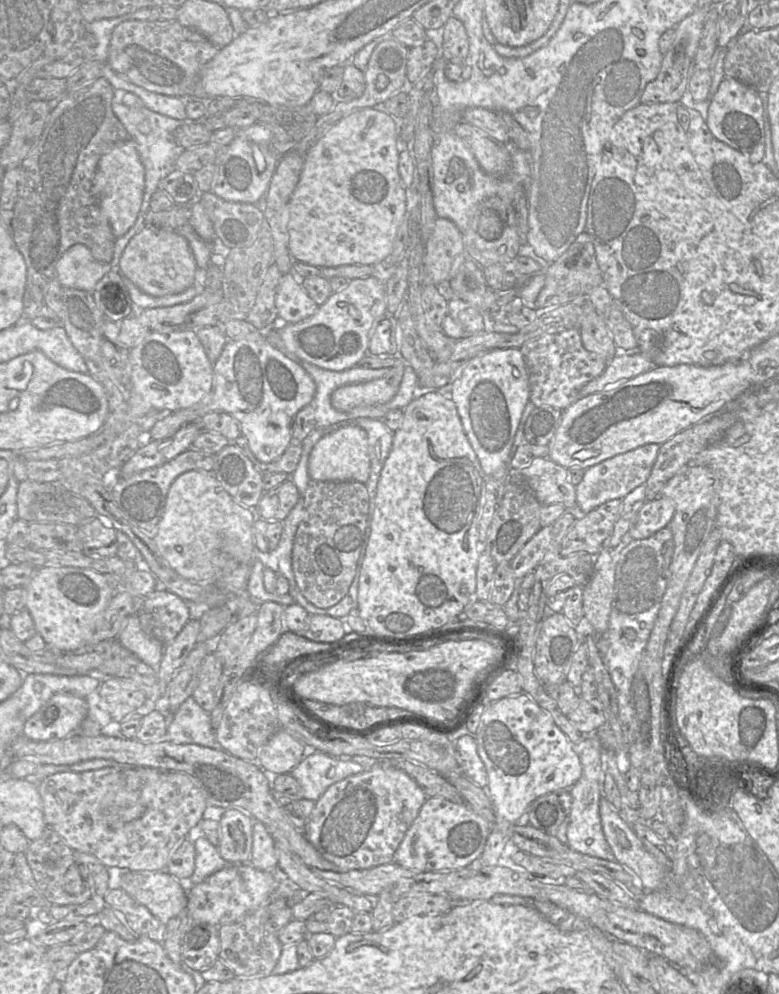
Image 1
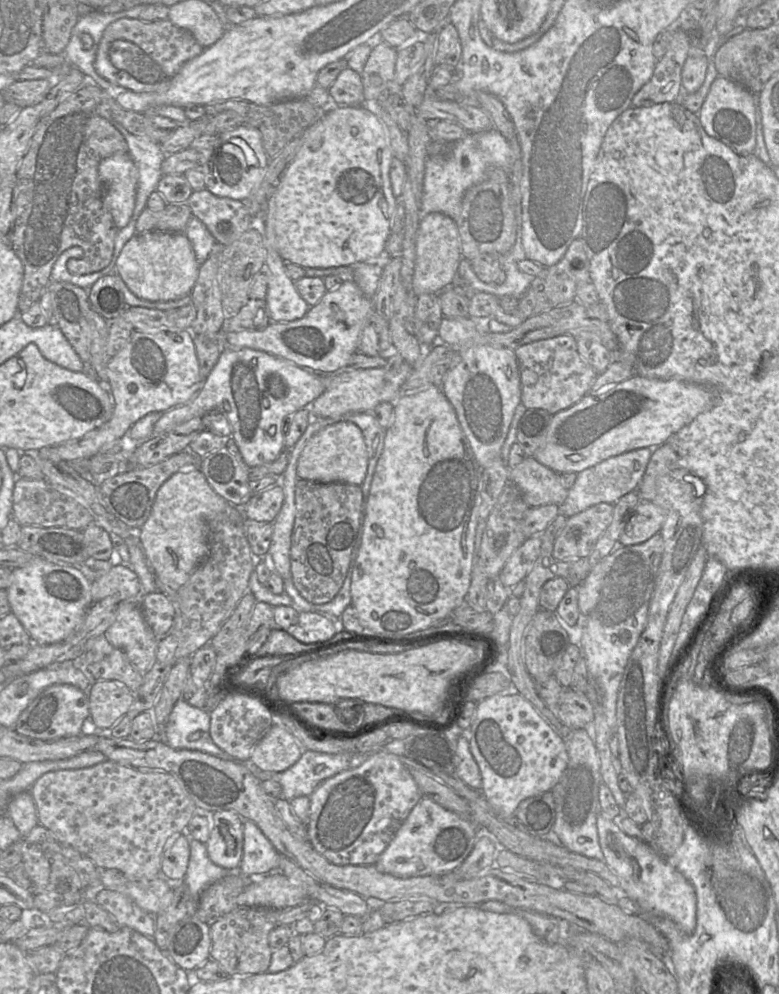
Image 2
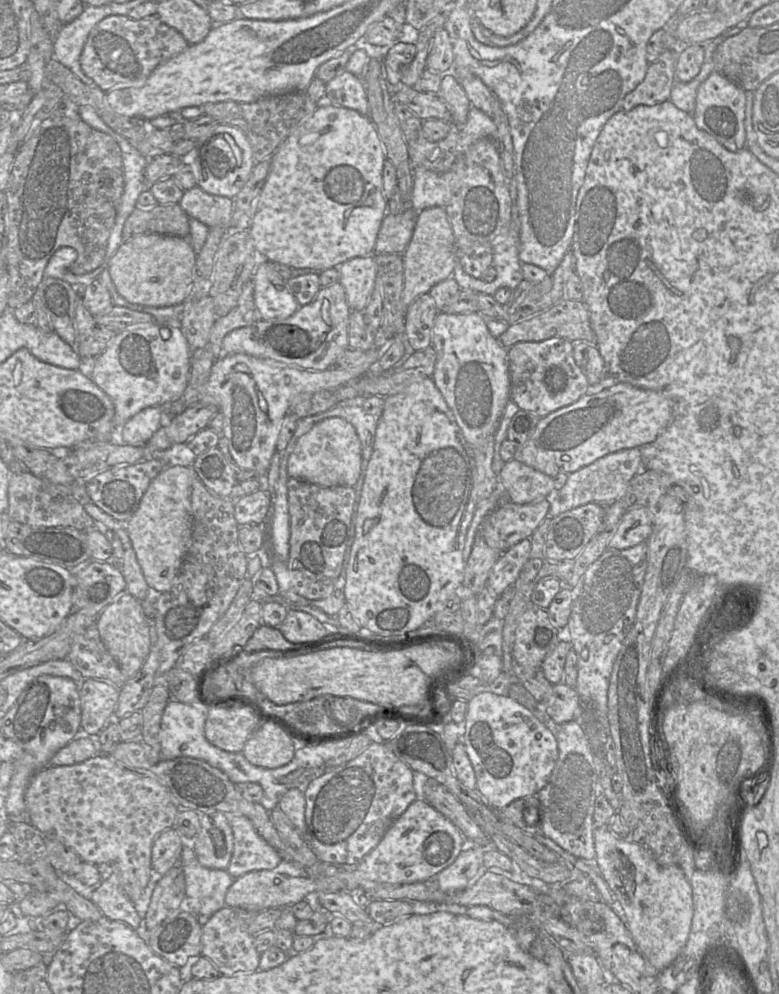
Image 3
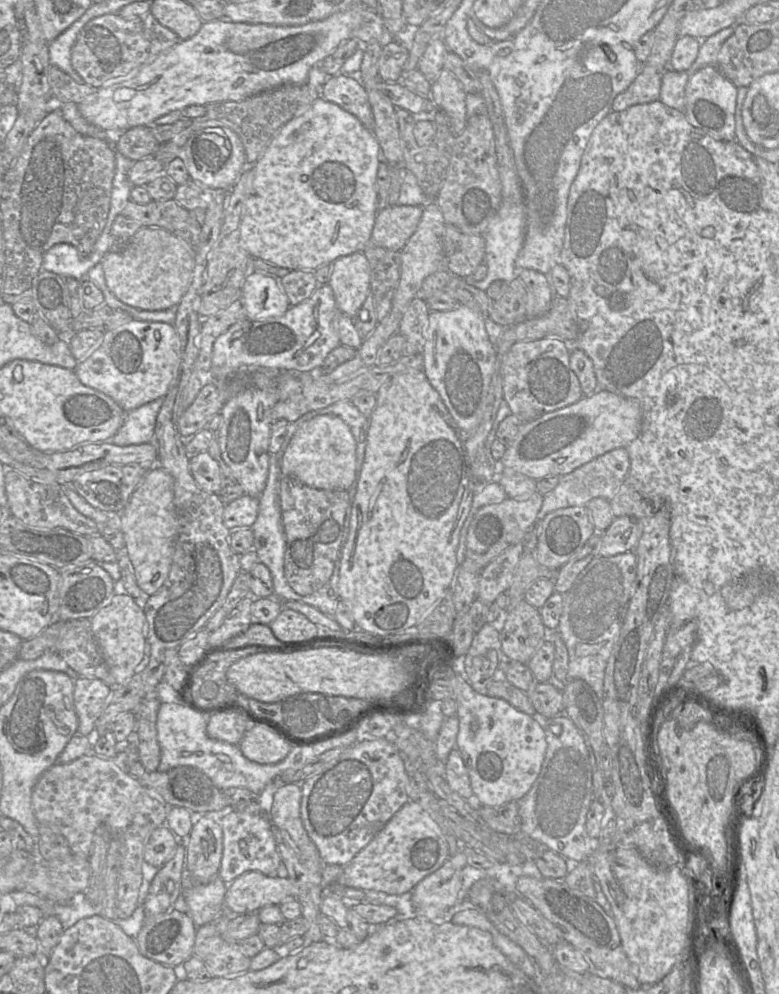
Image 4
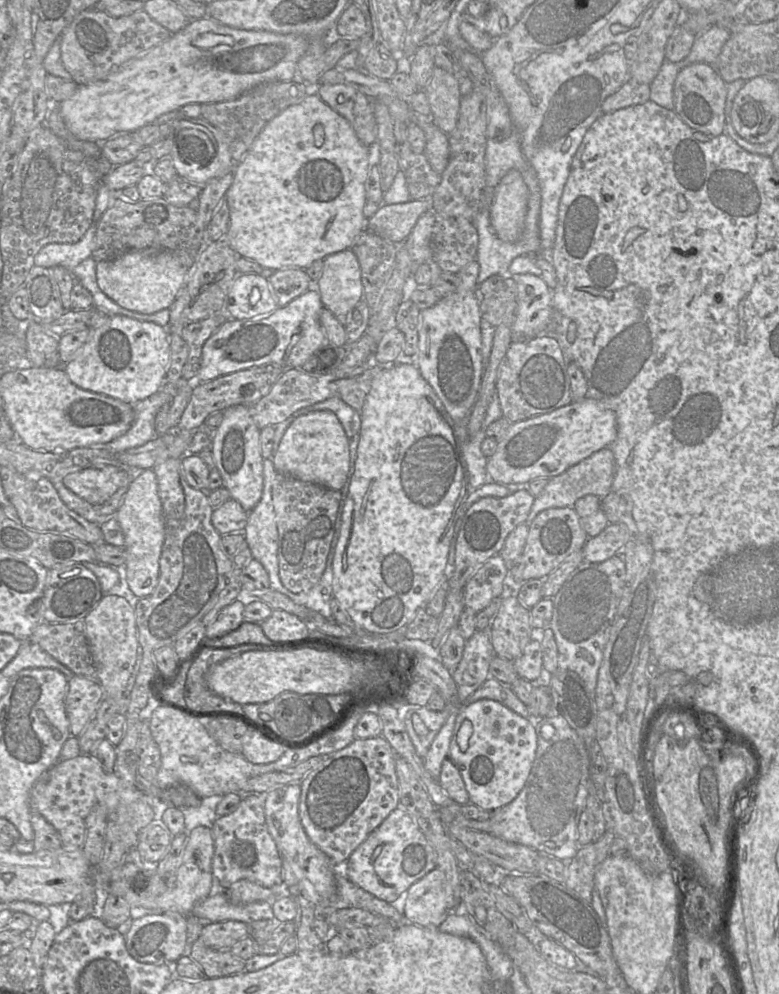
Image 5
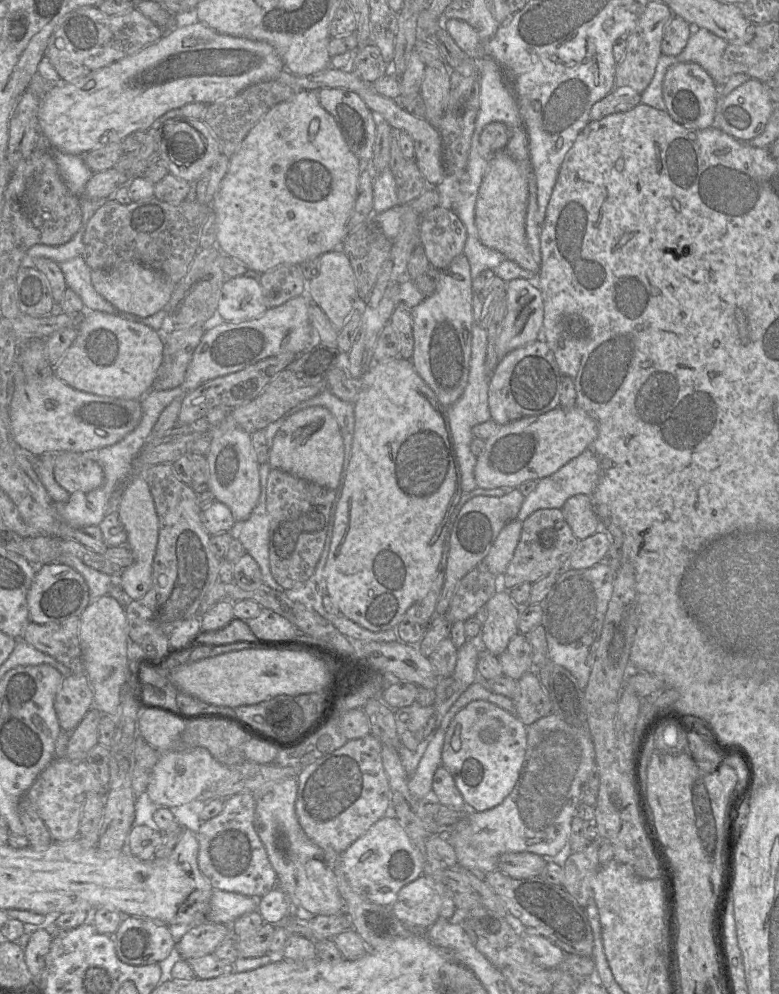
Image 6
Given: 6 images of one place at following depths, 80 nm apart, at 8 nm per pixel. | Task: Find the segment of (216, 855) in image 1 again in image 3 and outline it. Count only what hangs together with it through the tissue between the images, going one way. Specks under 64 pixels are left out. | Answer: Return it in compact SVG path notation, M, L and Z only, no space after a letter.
M181 836L183 852L180 865L186 885L185 908L200 921L208 920L225 905L225 896L234 882L226 870L203 867L194 851L194 839Z

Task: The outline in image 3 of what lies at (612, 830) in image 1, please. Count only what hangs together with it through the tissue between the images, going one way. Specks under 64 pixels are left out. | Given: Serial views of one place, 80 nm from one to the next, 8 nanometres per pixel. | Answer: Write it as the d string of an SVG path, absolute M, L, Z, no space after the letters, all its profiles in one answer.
M607 826L594 830L596 862L601 875L617 901L617 913L631 934L638 950L657 971L662 972L686 945L693 918L692 887L677 865L663 866L656 862L642 845L616 837Z

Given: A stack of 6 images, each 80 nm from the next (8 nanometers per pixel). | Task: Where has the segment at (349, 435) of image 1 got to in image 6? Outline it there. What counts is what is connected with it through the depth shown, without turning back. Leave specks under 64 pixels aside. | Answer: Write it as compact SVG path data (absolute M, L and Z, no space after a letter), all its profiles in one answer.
M312 406L288 417L277 431L268 463L321 487L337 490L342 480L344 442L335 417L324 407Z

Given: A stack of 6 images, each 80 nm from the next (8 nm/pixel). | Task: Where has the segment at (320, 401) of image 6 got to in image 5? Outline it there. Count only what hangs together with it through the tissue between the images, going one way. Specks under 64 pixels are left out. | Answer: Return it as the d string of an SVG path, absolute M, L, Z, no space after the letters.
M331 397L325 401L318 402L311 406L299 409L294 412L290 418L293 416L293 421L301 415L307 415L316 411L328 410L332 411L340 423L342 424L345 434L349 441L349 451L350 451L350 469L348 478L350 479L353 472L353 467L357 455L357 447L360 439L360 429L361 429L361 415L360 412L353 409L339 397Z

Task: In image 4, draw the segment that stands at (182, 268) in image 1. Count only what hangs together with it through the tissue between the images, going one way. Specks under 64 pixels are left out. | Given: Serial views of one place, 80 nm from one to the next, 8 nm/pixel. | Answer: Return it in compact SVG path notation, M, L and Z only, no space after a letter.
M159 227L139 229L119 251L108 252L100 262L106 284L123 303L146 311L176 307L188 290L195 265L195 249Z

